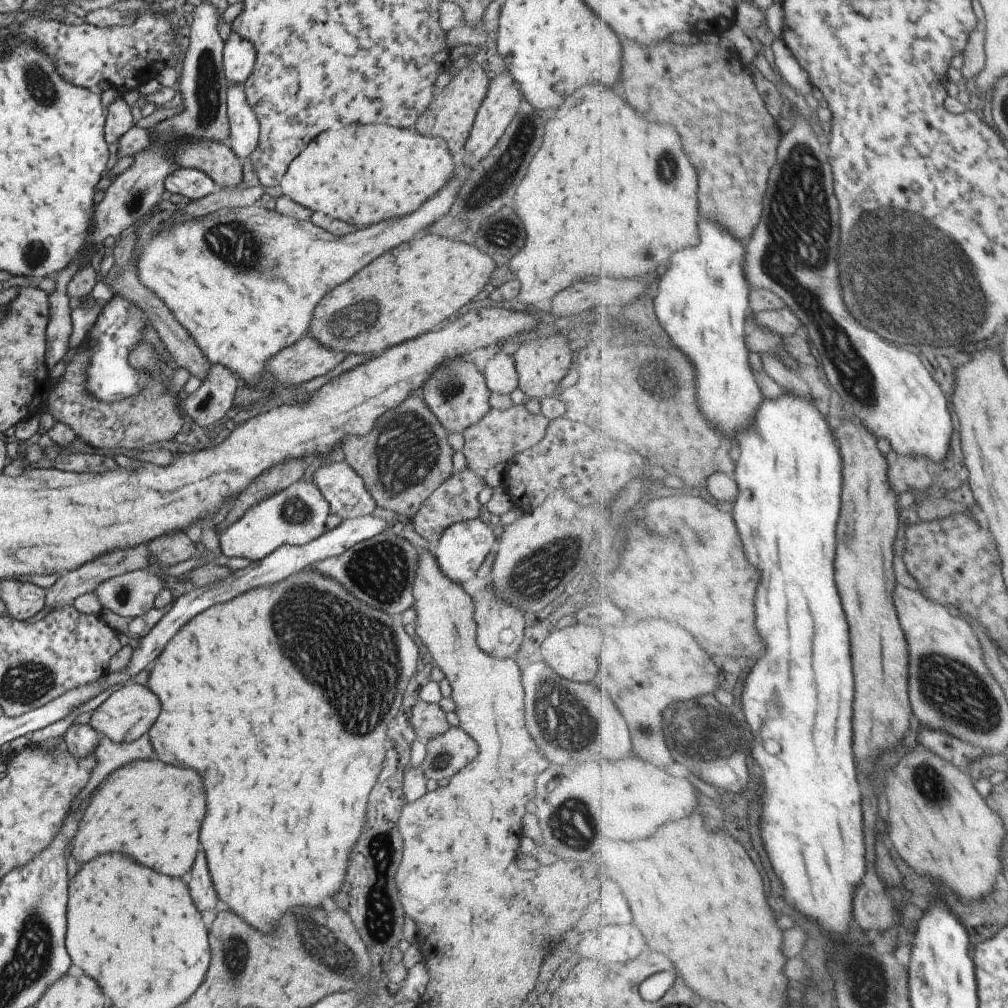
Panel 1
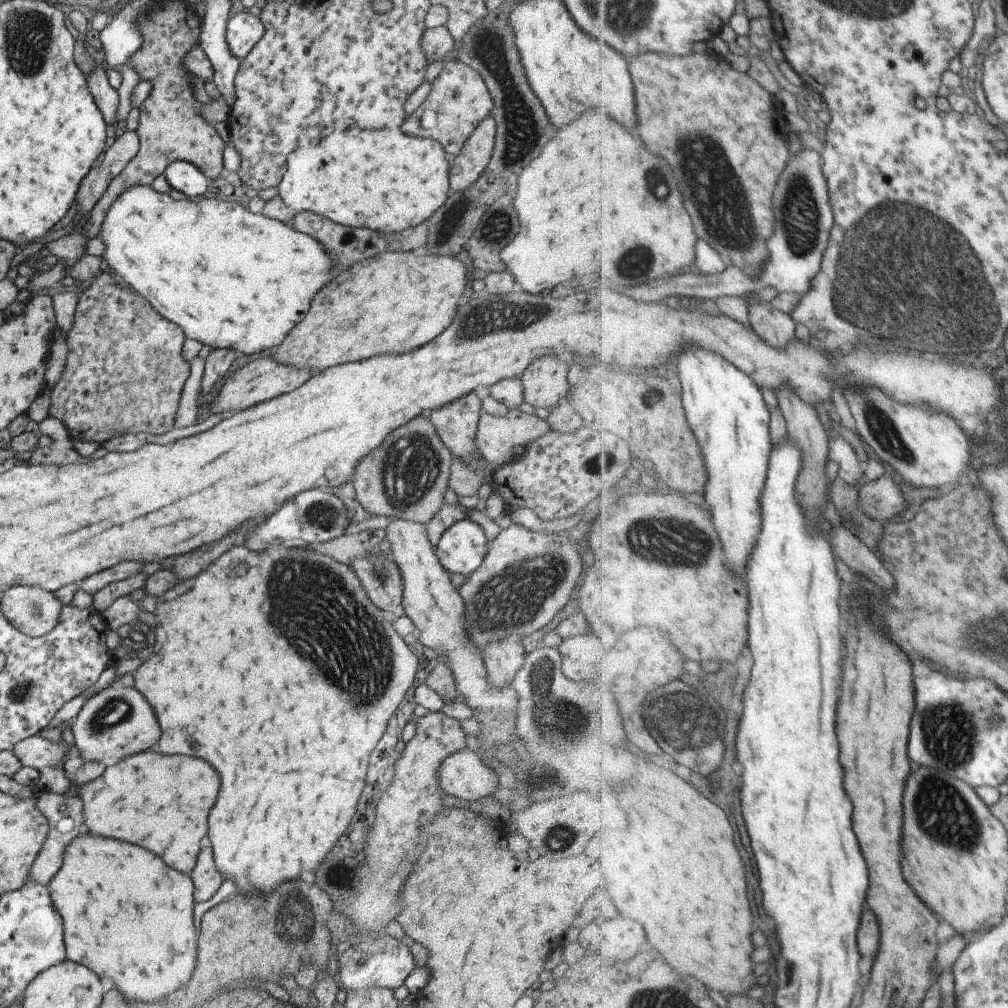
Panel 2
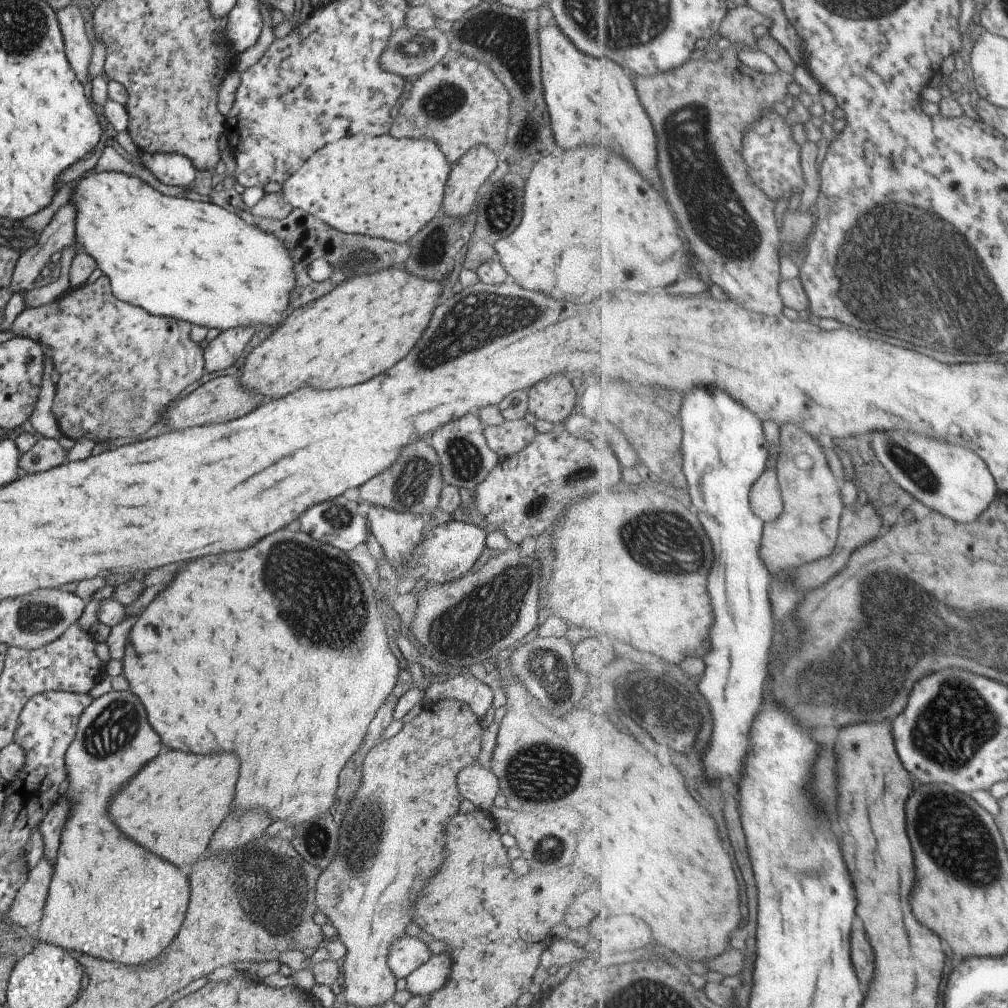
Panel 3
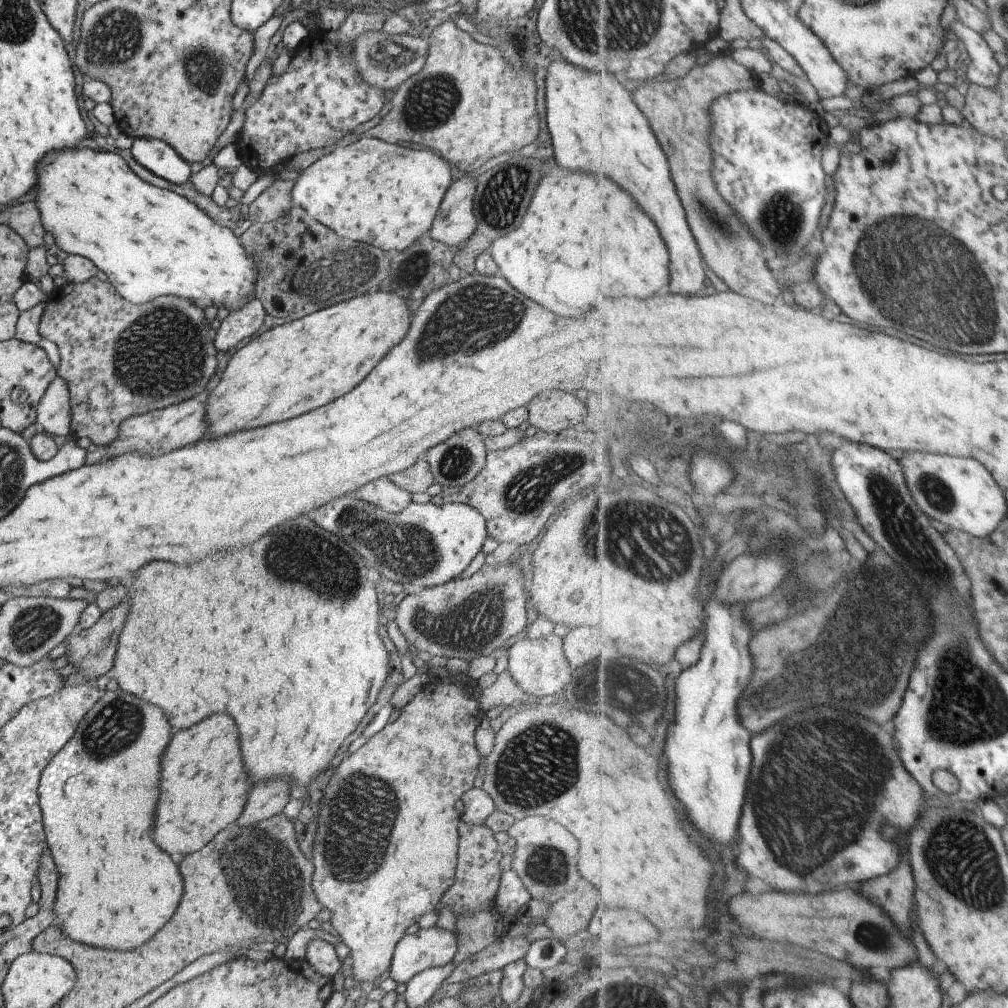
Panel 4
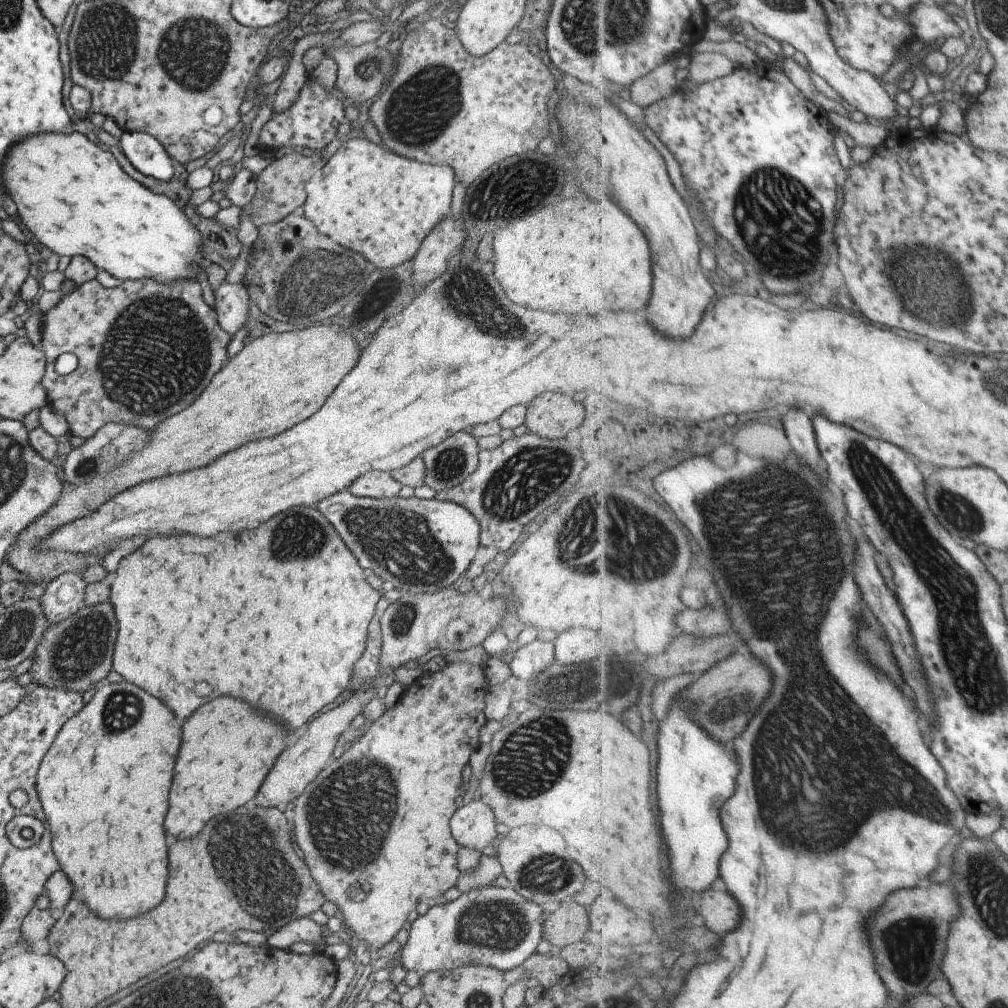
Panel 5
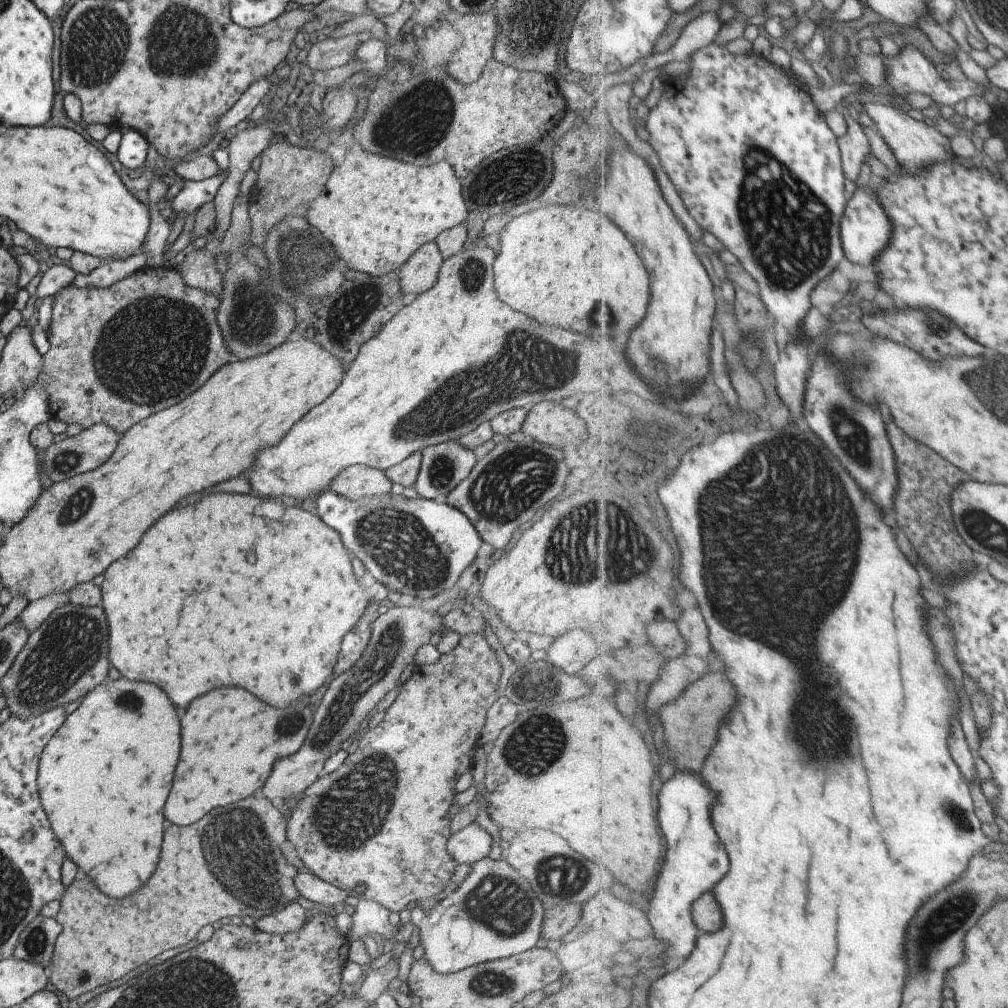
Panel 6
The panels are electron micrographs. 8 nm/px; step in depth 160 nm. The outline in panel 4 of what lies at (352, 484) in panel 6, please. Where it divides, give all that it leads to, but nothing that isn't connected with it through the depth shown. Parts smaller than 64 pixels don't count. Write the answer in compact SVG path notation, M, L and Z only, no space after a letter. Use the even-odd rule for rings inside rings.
M387 478L372 480L358 488L353 496L373 506L379 506L383 510L389 510L389 512L403 510L407 506L407 502L409 502L407 492L397 487Z

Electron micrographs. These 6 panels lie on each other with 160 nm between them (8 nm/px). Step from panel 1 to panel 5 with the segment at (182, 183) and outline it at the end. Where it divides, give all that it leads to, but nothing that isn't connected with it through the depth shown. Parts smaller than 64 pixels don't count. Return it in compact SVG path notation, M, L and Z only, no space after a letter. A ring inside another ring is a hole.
M122 131L118 141L121 154L143 176L162 181L173 176L168 154L151 135Z

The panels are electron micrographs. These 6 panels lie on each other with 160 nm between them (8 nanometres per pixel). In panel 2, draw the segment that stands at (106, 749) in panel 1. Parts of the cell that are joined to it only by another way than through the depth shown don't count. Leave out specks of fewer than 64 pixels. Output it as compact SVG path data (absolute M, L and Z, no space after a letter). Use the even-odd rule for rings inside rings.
M34 790L31 796L37 810L40 810L41 814L46 818L48 829L44 843L31 863L26 882L43 885L45 887L46 884L52 880L53 876L55 876L57 870L60 869L65 846L77 835L86 831L81 817L82 801L77 797L61 796L60 792L39 792L35 795Z

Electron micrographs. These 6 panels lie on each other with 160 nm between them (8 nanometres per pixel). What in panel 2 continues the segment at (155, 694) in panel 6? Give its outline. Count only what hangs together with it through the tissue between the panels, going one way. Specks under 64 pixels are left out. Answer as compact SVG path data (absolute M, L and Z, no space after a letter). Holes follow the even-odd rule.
M117 681L88 698L71 721L70 728L74 740L73 753L85 762L102 762L105 767L113 766L117 761L140 753L141 750L152 750L159 738L159 726L150 704L133 687L123 687ZM85 831L65 846L60 869L57 870L55 876L46 886L53 908L59 913L62 920L64 955L67 959L91 968L97 976L107 976L131 1000L151 1002L151 1000L157 1000L157 998L169 994L171 990L175 990L183 982L187 982L187 978L193 970L193 964L195 964L195 960L193 960L195 958L195 930L193 930L193 900L191 900L193 886L191 886L191 880L185 874L171 870L157 856L149 854L147 850L141 850L139 846L119 842L119 840L113 840L113 838L97 838L97 836L91 836Z

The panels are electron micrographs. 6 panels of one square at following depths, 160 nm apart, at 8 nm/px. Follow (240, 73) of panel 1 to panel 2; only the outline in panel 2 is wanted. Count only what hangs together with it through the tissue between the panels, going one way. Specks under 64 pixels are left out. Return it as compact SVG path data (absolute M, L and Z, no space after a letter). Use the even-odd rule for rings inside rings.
M238 12L228 18L226 24L226 47L240 61L263 36L264 24L249 12Z

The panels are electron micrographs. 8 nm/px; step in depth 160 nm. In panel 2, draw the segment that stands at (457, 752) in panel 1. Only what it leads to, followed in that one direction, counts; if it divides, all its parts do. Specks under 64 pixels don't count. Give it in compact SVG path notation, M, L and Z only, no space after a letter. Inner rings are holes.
M469 747L444 759L438 770L438 779L441 788L451 790L457 798L465 798L469 802L483 798L496 784L494 772Z

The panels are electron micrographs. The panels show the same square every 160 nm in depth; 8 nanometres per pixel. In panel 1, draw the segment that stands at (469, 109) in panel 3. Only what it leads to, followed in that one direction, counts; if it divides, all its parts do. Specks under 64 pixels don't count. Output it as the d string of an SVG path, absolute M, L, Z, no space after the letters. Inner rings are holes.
M469 58L461 70L451 74L451 79L439 94L433 94L424 112L416 118L415 130L423 136L441 137L450 154L457 154L468 137L477 109L486 95L488 83L489 78L484 68L474 58Z

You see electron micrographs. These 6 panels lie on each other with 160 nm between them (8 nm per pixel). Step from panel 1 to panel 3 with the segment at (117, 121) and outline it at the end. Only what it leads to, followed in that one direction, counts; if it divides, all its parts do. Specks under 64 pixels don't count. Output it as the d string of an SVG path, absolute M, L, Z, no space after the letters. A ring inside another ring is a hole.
M75 1L69 2L65 8L54 10L59 24L59 31L64 45L64 54L77 82L89 84L91 78L88 66L92 55L92 46L85 34L85 17L79 13Z

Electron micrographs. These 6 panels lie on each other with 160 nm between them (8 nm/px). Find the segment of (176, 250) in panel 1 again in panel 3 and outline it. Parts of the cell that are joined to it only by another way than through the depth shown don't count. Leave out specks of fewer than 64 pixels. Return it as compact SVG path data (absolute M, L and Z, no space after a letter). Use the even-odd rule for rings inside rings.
M97 172L97 174L87 174L85 178L81 178L73 190L73 194L69 196L69 202L75 204L75 230L74 241L81 246L86 254L89 254L95 262L96 268L109 278L111 292L117 300L127 302L132 306L139 306L145 310L147 314L153 316L161 316L163 318L173 318L173 320L187 322L191 326L201 326L205 328L216 328L220 332L243 326L251 326L251 328L259 328L262 325L271 327L281 326L285 322L285 318L289 313L289 300L287 294L293 288L293 270L291 270L291 262L289 262L289 250L283 244L283 240L273 234L269 234L267 230L259 230L255 224L246 224L239 216L215 206L215 204L205 202L193 202L189 198L181 196L165 196L157 190L153 190L149 184L141 181L135 176L123 174L123 172Z

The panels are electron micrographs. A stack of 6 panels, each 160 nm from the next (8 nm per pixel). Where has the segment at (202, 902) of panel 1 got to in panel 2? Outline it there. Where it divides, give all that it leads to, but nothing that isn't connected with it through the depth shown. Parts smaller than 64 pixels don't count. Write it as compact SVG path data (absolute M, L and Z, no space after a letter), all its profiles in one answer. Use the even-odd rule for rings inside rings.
M203 846L197 854L197 866L191 874L191 880L195 884L193 890L193 898L197 902L203 902L207 898L211 898L211 894L215 894L215 890L219 888L219 884L223 882L221 874L217 874L215 866L213 866L213 858L211 858L211 848Z

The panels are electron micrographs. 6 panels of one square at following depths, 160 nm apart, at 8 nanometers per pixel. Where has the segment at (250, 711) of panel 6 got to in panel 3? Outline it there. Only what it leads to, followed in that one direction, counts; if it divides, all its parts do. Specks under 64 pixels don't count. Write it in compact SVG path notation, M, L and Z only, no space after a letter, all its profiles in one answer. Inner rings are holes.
M163 746L139 774L113 798L109 816L135 842L159 858L181 866L193 864L207 848L211 834L231 812L237 760L233 752L177 752Z

